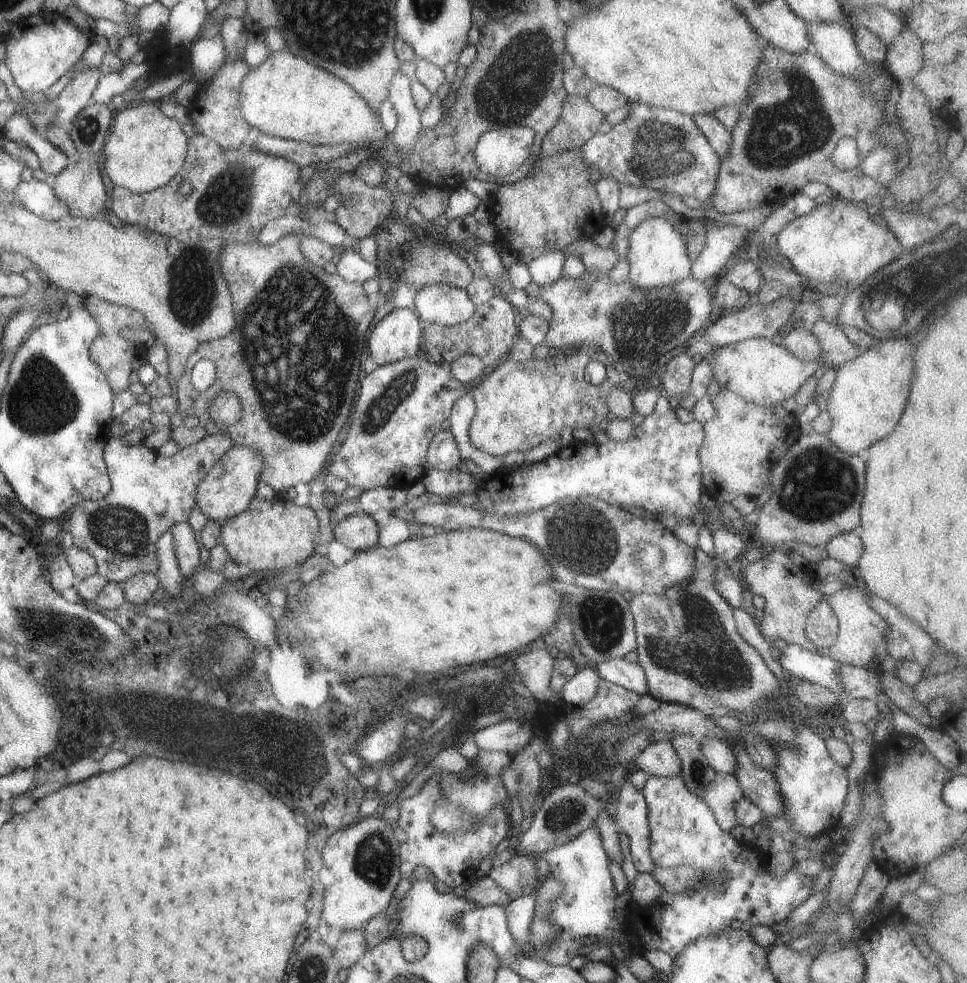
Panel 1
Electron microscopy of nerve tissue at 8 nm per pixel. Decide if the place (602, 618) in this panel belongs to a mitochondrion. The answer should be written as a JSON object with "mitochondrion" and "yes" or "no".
{"mitochondrion":"yes"}

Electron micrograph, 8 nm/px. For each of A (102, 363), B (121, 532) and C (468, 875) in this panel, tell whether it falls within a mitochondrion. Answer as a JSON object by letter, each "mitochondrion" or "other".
{"A":"other","B":"mitochondrion","C":"other"}

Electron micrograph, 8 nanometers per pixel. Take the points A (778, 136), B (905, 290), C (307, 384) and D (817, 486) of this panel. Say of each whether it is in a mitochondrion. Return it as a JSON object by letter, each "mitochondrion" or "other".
{"A":"mitochondrion","B":"mitochondrion","C":"mitochondrion","D":"mitochondrion"}

